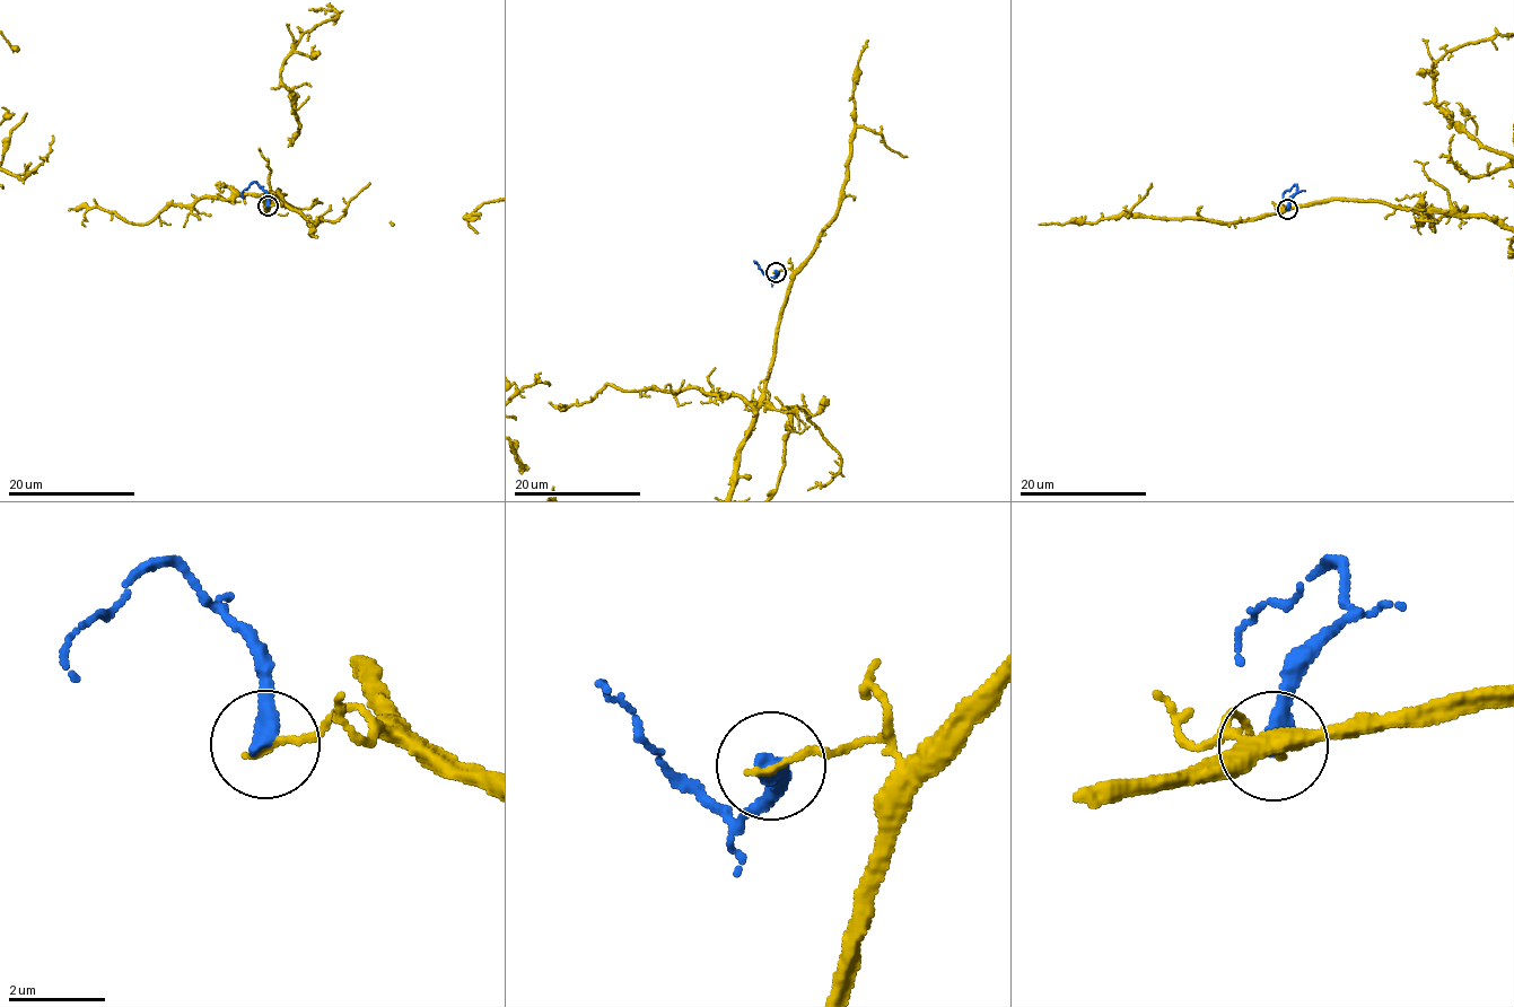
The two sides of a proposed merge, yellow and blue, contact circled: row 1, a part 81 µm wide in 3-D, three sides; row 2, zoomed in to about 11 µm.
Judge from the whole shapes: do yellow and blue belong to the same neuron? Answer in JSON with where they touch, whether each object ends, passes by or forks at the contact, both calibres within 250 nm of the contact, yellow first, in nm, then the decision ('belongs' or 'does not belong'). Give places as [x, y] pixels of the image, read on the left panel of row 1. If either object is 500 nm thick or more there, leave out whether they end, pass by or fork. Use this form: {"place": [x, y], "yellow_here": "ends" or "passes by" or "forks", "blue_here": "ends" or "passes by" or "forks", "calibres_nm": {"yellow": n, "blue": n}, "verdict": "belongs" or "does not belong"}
{"place": [268, 206], "yellow_here": "ends", "blue_here": "ends", "calibres_nm": {"yellow": 140, "blue": 440}, "verdict": "does not belong"}

